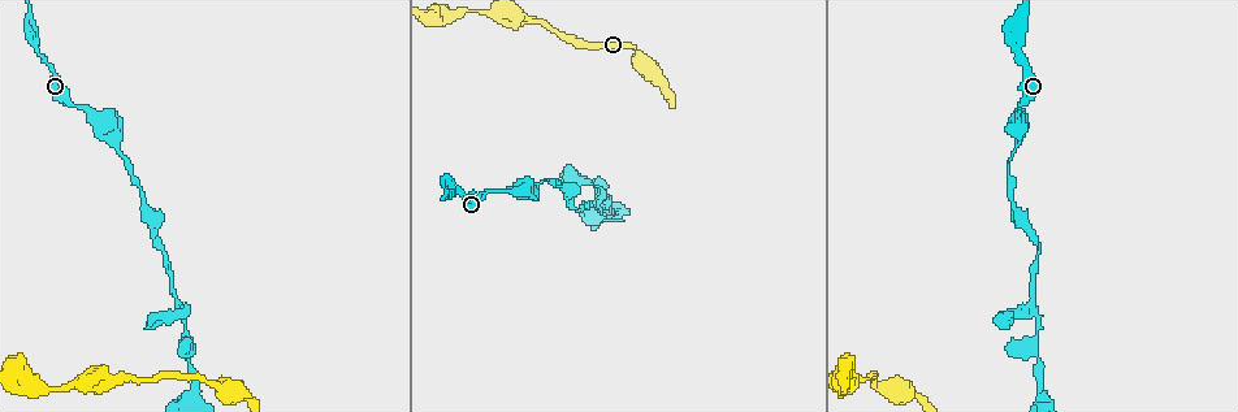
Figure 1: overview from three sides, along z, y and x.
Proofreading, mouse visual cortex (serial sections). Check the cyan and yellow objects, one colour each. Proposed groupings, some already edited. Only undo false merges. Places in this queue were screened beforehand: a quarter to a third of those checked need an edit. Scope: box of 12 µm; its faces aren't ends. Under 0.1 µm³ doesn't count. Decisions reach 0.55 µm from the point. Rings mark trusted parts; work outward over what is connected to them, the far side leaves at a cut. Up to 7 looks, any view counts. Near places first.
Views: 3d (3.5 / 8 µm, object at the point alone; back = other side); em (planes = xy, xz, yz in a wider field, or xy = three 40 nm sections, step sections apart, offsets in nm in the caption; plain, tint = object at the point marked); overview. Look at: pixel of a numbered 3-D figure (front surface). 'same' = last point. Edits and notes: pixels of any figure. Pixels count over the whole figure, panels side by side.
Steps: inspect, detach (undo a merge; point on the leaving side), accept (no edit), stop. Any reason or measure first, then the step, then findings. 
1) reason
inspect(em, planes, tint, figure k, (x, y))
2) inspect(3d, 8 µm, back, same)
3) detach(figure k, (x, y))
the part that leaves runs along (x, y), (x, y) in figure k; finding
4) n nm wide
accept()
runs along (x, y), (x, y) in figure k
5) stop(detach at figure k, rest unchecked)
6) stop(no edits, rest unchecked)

a narrow waist
inspect(3d, 3.5 µm, figure 1, (39, 53))

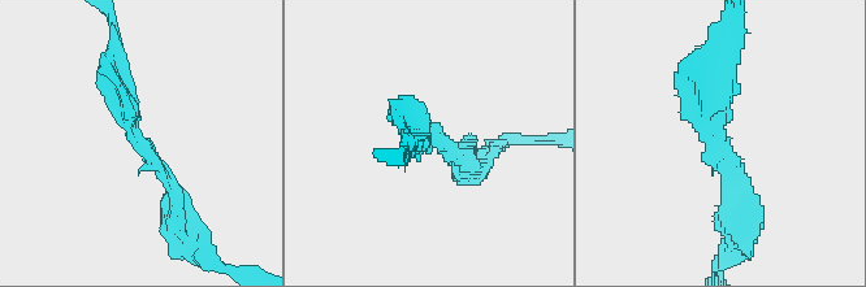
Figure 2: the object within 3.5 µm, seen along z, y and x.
now the EM
inspect(em, xy, step 2, tint, figure 2, (719, 134))

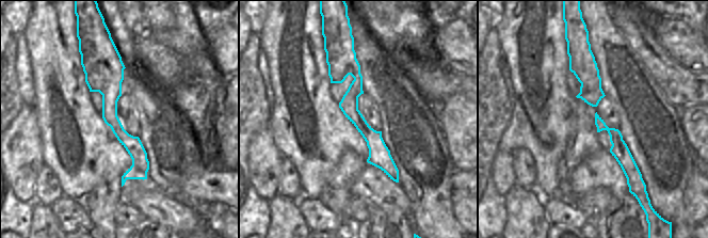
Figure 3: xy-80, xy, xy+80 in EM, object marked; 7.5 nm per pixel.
cut it another way
inspect(em, xy, step 5, tint, same)

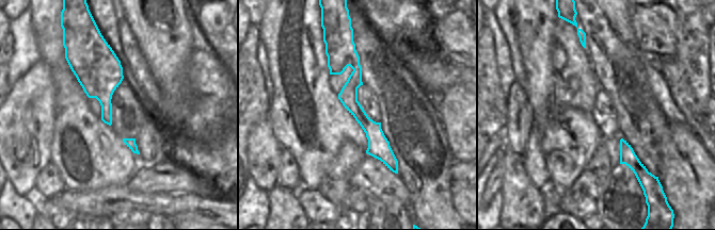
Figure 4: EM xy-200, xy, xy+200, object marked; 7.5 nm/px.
accept()
runs along (349, 40), (351, 104), (395, 169) in figure 4; continuous, no second cell

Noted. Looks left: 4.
two arms in line, one across
inspect(3d, 8 µm, back, figure 1, (591, 206))

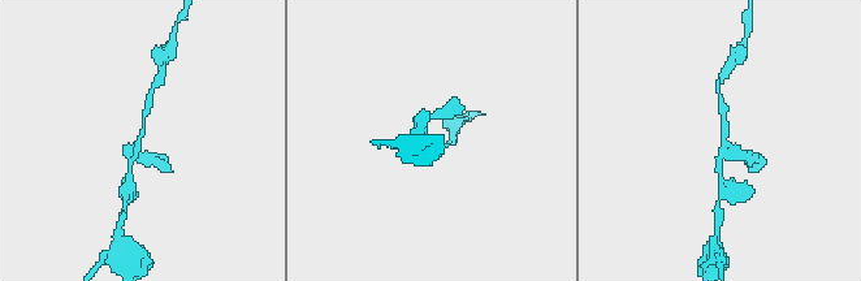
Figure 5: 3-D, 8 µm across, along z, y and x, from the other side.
inspect(3d, 3.5 µm, figure 5, (722, 140))

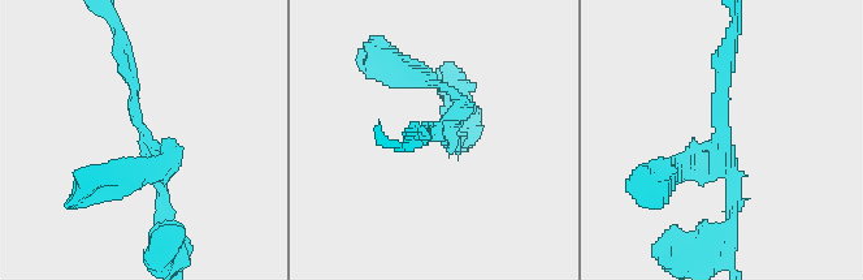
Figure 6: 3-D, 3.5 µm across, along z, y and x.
accept()
runs along (120, 52), (164, 207) in figure 6; all the same cell

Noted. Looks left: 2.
calibre changes
inspect(3d, 8 µm, figure 1, (521, 19))

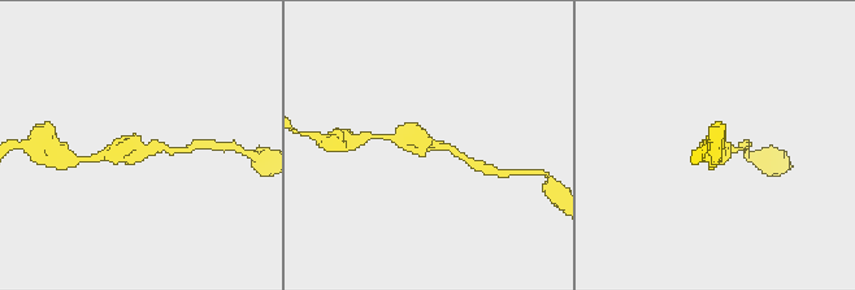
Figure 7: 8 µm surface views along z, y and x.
inspect(em, xy, step 3, tint, figure 7, (428, 148))

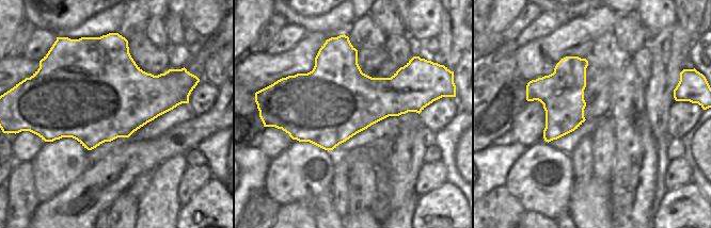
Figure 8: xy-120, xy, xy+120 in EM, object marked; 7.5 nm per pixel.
accept()
runs along (172, 150), (102, 155) in figure 7; continuous, no second cell

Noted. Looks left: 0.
stop(no edits, rest unchecked)

